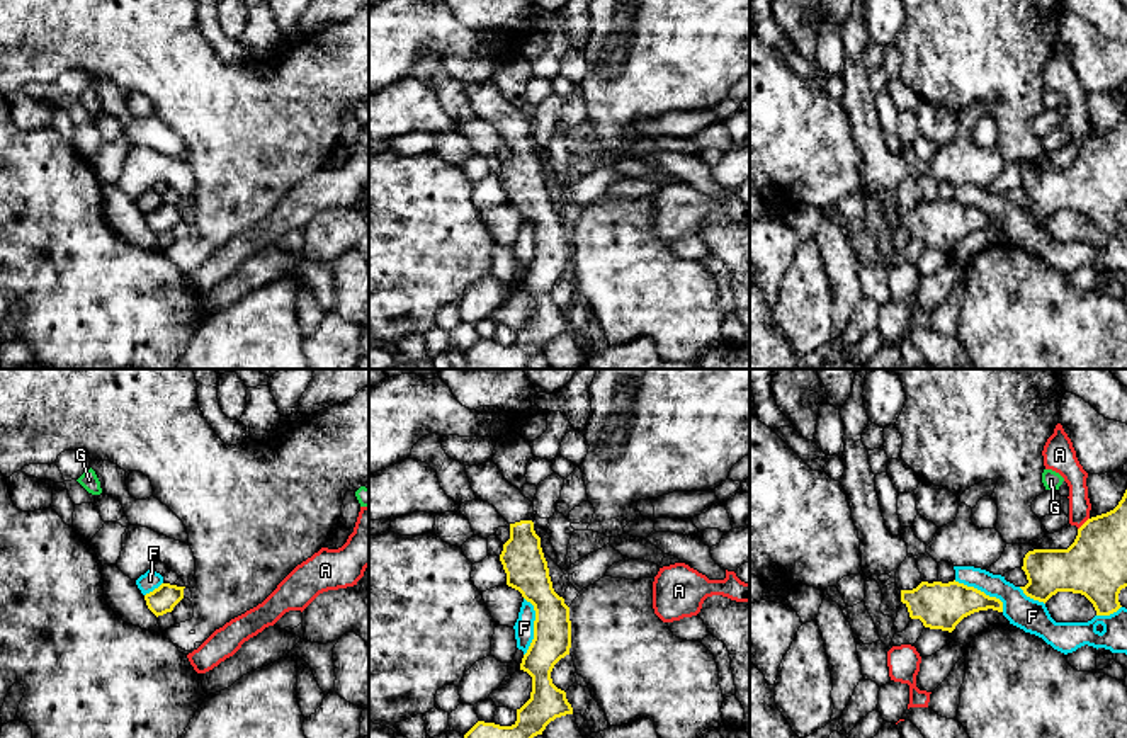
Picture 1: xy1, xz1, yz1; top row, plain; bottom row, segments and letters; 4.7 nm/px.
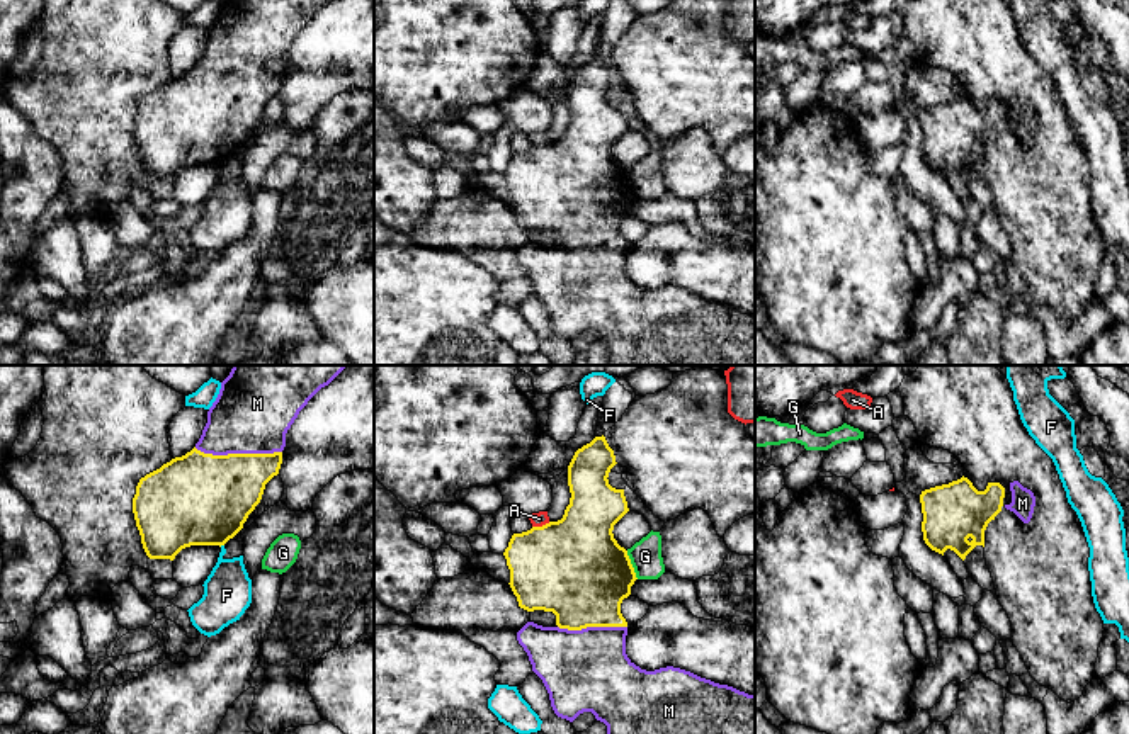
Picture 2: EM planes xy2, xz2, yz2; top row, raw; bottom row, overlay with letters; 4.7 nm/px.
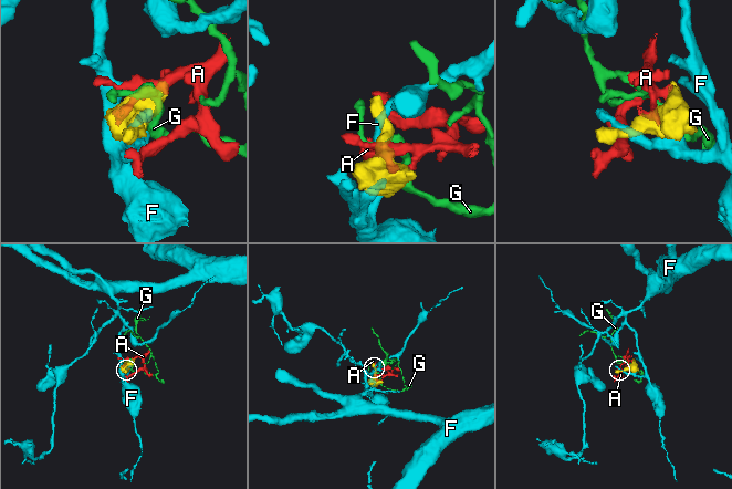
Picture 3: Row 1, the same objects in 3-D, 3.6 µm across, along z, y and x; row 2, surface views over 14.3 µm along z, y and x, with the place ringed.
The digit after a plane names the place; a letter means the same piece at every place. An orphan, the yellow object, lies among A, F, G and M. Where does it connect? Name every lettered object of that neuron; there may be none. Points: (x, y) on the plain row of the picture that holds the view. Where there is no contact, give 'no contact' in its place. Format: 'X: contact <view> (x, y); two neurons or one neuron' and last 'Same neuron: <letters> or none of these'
A: contact xz2 (543, 145); two neurons
F: contact xz1 (534, 245); two neurons
G: contact xz2 (631, 184); two neurons
M: contact xy2 (238, 73); one neuron
Same neuron: M

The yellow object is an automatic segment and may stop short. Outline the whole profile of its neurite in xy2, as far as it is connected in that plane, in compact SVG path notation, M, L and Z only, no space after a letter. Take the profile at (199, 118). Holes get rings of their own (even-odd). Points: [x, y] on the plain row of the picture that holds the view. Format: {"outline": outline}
{"outline": "M223 0L207 31L207 42L196 66L146 93L136 105L133 133L150 178L170 178L190 165L224 165L260 122L265 104L279 93L286 53L308 20L332 0Z"}

